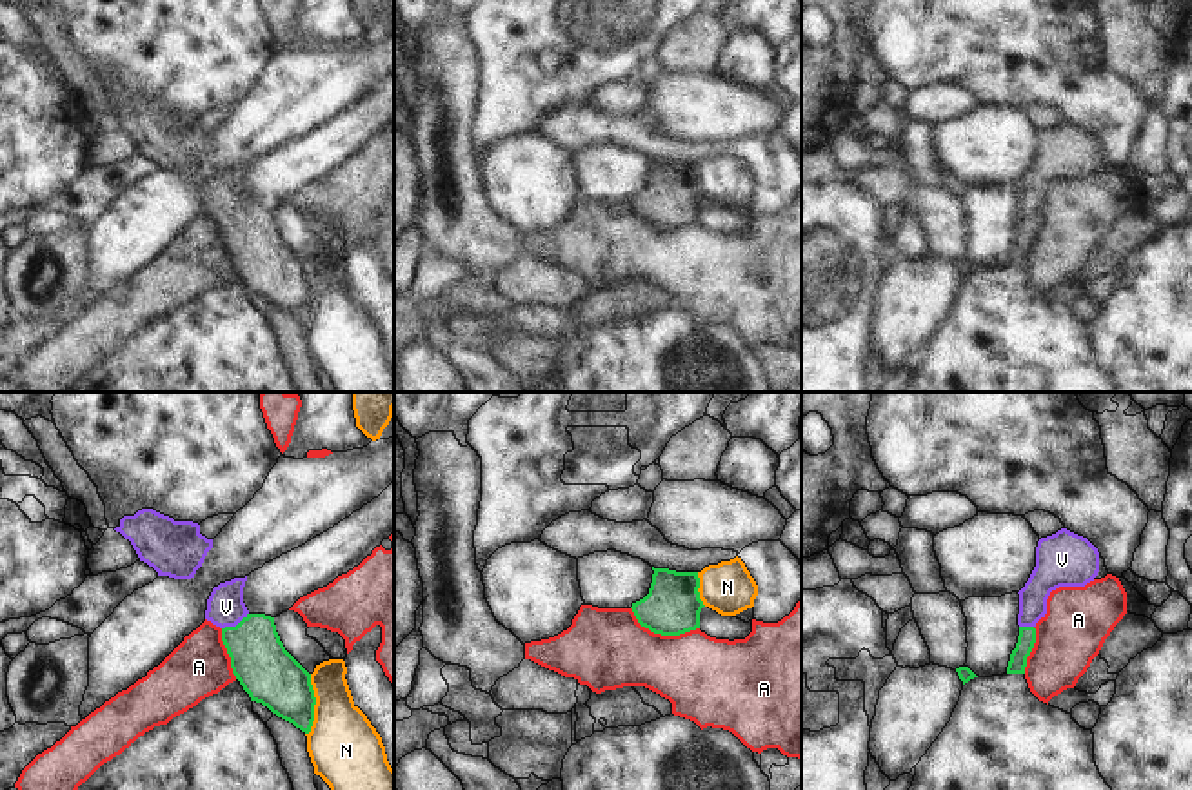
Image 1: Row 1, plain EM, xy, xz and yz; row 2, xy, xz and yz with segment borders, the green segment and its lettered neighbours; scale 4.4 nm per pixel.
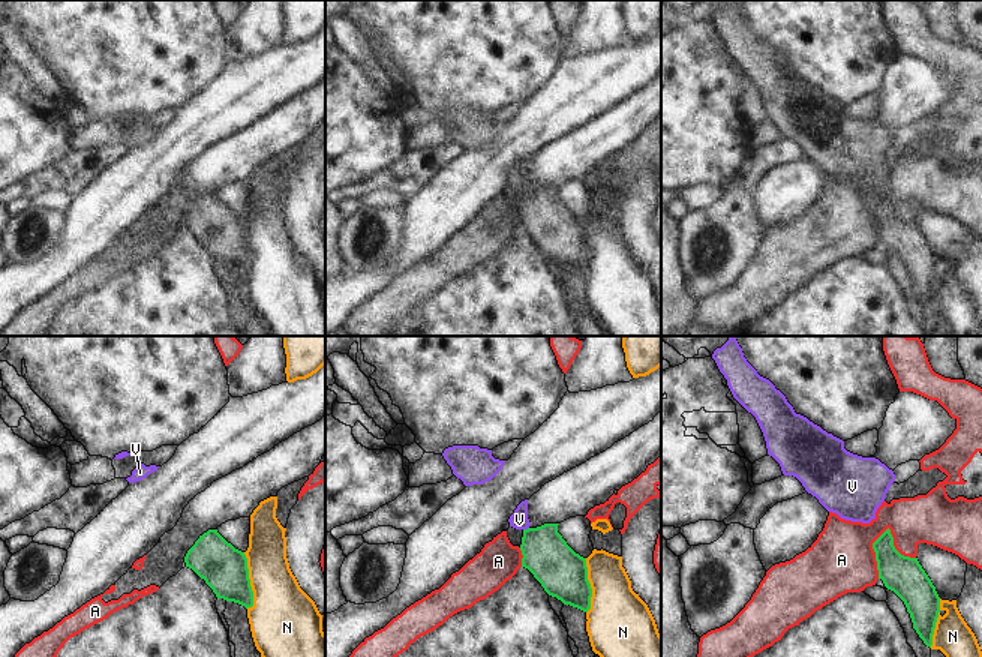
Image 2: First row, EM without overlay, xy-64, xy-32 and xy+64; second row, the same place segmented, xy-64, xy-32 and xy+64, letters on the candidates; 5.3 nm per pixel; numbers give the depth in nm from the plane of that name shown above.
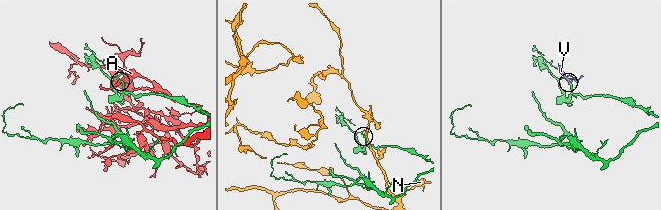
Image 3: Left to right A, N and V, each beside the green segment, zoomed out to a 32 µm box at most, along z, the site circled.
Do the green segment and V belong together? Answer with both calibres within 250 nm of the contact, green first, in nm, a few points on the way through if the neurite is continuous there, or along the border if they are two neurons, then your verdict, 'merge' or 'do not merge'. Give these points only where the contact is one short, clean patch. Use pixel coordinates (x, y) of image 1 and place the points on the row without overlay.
260/170 nm | across xy (268, 266), (253, 236), (237, 218), (226, 200) | merge

